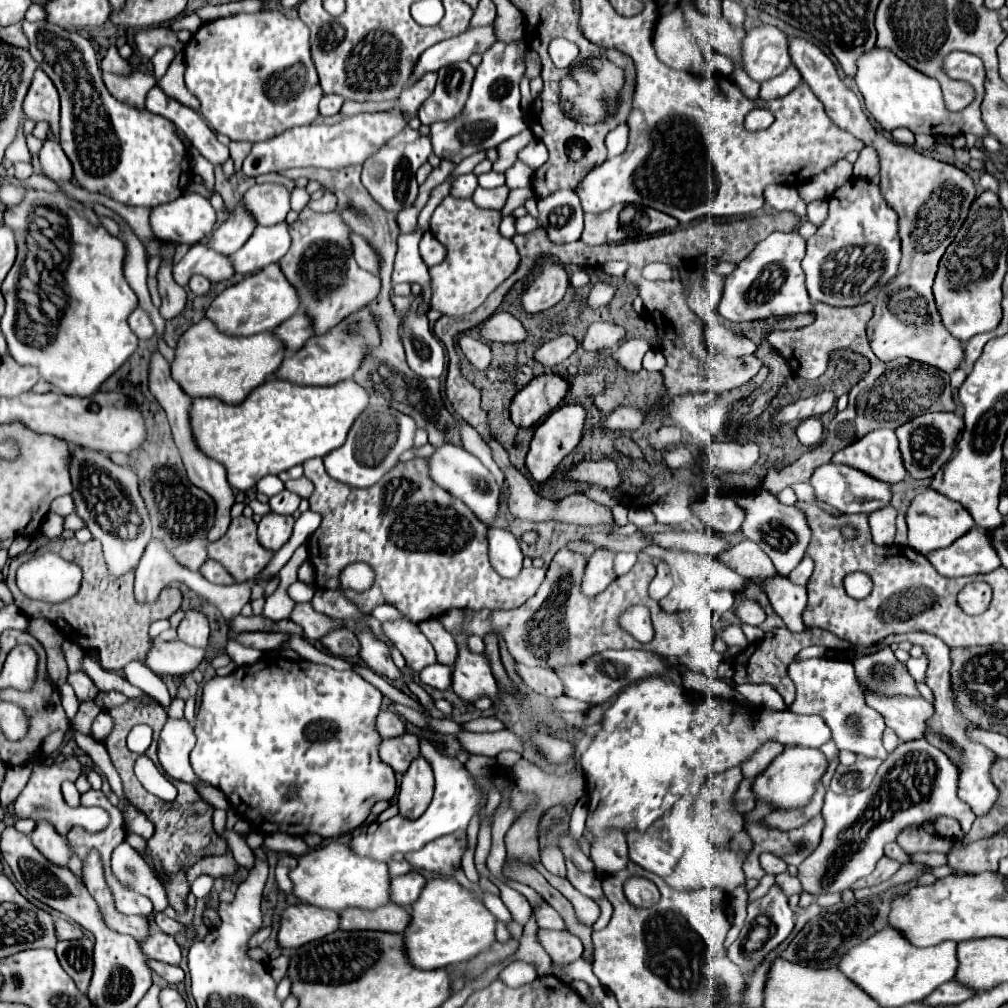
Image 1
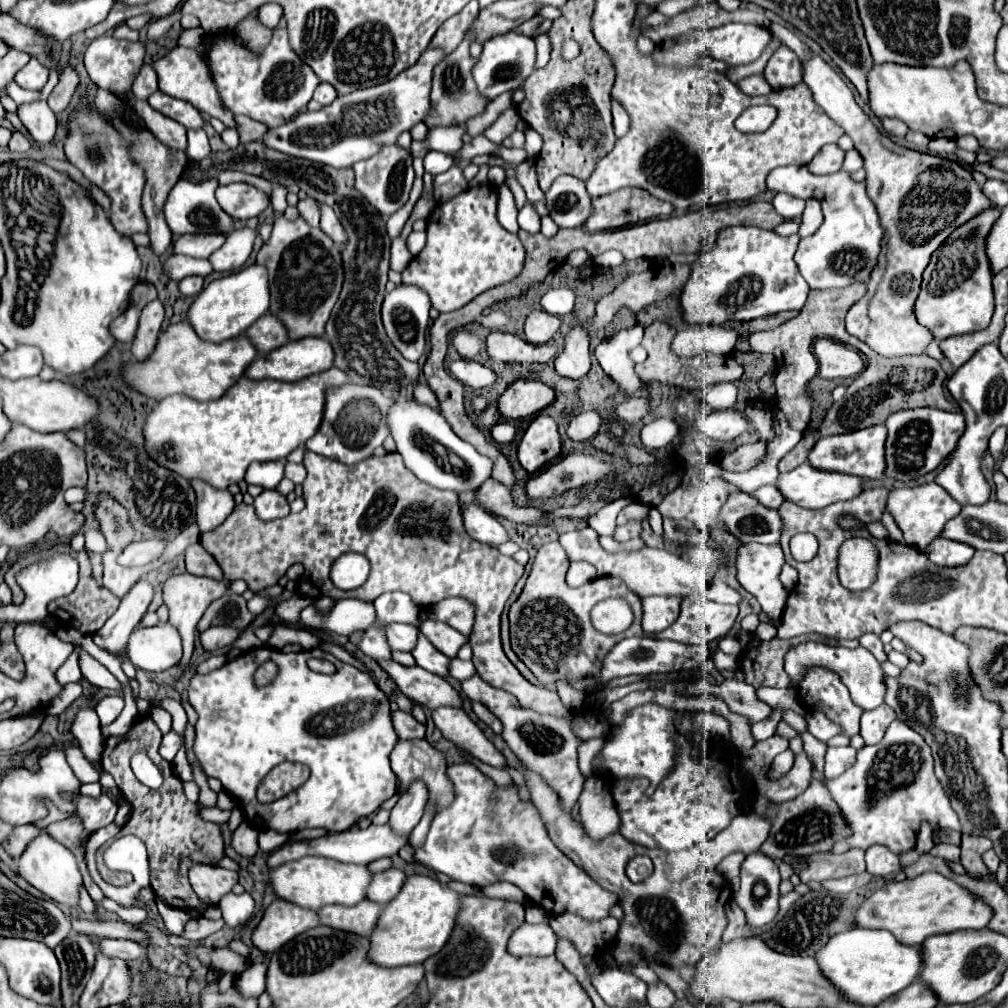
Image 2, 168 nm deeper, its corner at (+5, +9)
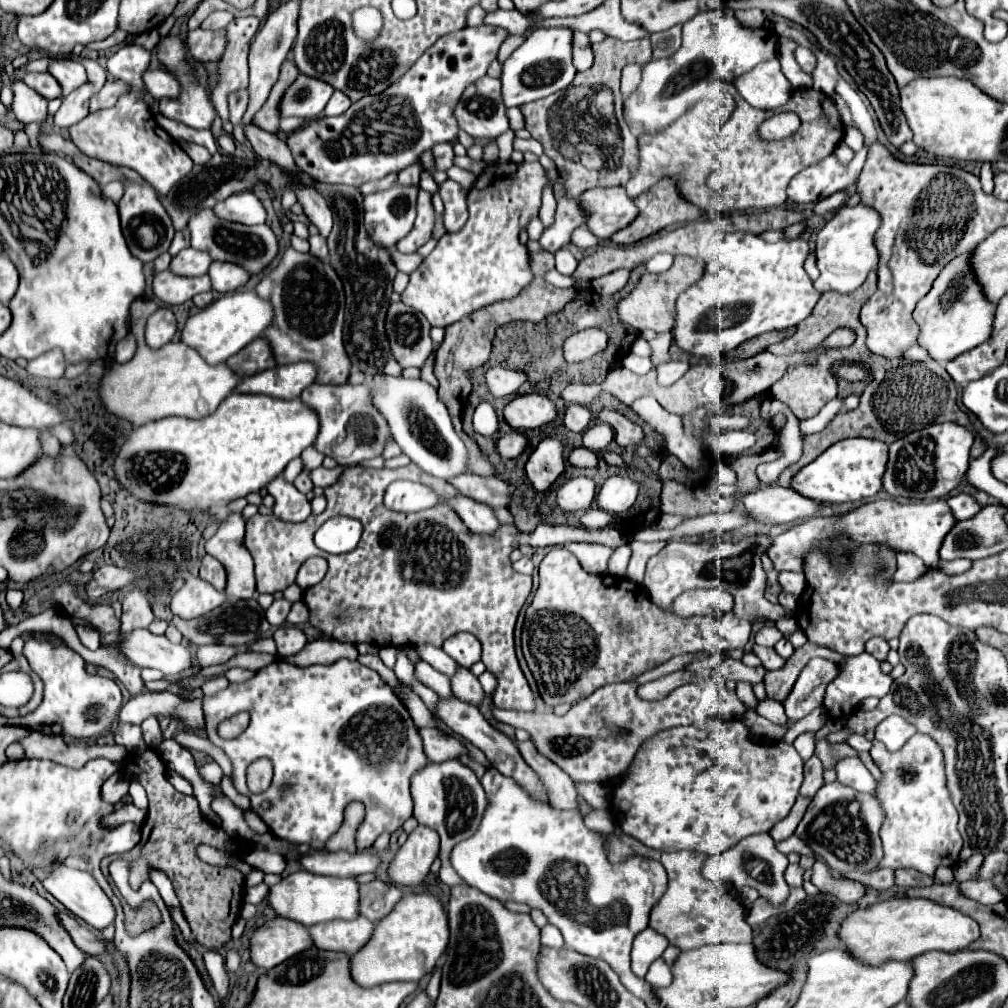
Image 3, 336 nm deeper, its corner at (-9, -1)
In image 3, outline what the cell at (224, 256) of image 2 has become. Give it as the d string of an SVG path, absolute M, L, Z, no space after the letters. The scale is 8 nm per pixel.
M213 262L209 272L207 272L213 280L213 290L221 292L221 294L227 294L227 292L233 292L241 286L247 284L249 280L249 274L247 270L243 270L243 266L239 264L233 264L233 262Z

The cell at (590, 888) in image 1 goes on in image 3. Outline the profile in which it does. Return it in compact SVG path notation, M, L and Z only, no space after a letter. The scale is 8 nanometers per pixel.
M645 928L643 932L639 932L635 936L633 942L633 952L631 952L631 970L635 976L645 978L649 966L663 954L663 950L667 948L667 940L661 938L661 934L657 934L651 928Z

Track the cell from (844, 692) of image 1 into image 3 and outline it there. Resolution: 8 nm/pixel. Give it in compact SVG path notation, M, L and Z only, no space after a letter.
M867 652L859 656L849 656L845 664L841 664L841 674L827 686L825 692L825 710L833 718L847 718L851 712L855 712L855 706L859 706L865 698L875 696L883 698L891 688L891 676L881 672L879 660L871 658Z

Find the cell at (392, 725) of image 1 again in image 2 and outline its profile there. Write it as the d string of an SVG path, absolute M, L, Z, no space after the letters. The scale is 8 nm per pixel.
M395 710L393 712L393 724L395 724L395 732L401 740L415 740L415 738L425 738L427 726L417 722L411 714Z

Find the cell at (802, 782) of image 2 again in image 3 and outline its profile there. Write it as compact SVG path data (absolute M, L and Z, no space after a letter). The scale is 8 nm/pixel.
M811 756L807 762L805 762L805 780L801 784L801 790L799 794L803 798L813 798L815 792L825 784L824 782L824 769L819 756Z

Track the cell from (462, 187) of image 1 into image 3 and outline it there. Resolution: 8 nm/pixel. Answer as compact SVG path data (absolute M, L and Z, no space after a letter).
M447 178L441 184L441 198L445 204L445 230L457 232L467 222L467 192Z

